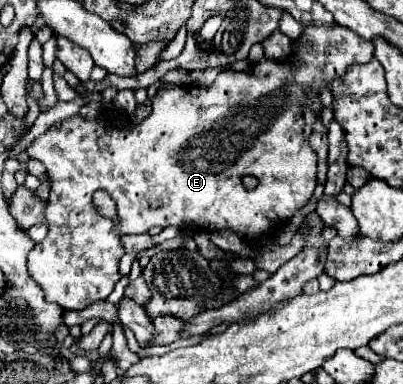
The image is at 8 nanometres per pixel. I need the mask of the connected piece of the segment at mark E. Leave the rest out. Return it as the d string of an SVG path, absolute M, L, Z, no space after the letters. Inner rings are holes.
M338 25L306 27L302 39L294 45L296 49L288 63L262 59L246 71L222 71L210 87L160 87L152 99L152 113L142 123L122 123L114 111L102 111L96 119L72 115L52 123L46 133L32 141L26 151L32 159L44 163L52 181L44 211L48 235L28 253L28 273L44 291L46 301L62 305L62 309L78 311L106 299L122 277L118 265L124 255L124 235L148 233L154 225L190 223L204 231L232 229L246 241L256 241L308 203L316 187L316 153L304 137L300 107L312 97L314 101L308 107L320 111L320 85L324 81L330 85L332 79L342 75L352 63L368 63L374 55L374 45ZM244 175L258 179L252 191L242 187ZM98 189L116 201L118 223L102 217L94 209L92 195Z

